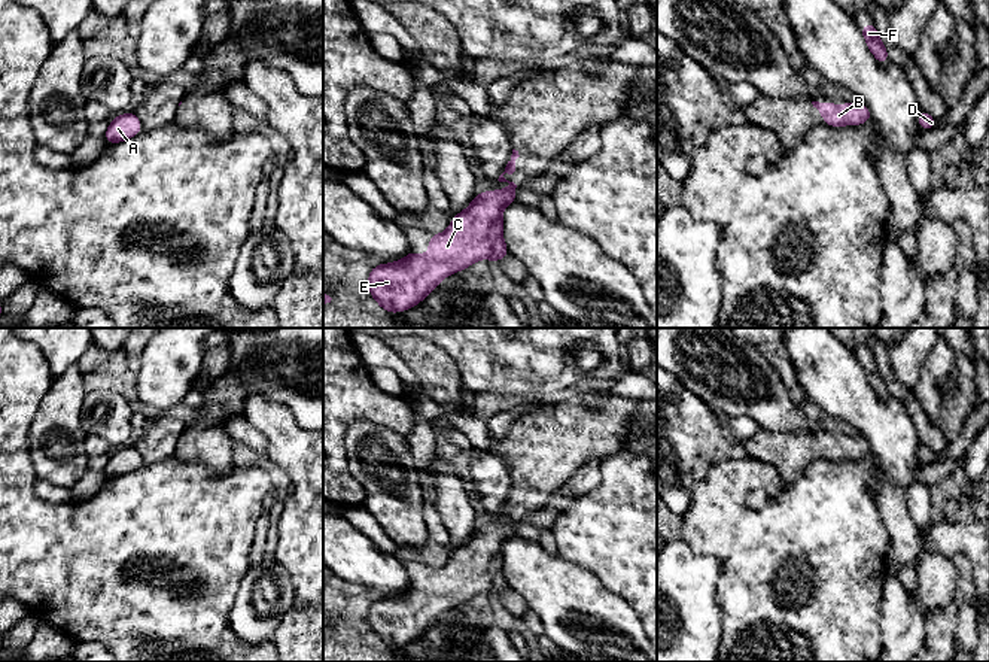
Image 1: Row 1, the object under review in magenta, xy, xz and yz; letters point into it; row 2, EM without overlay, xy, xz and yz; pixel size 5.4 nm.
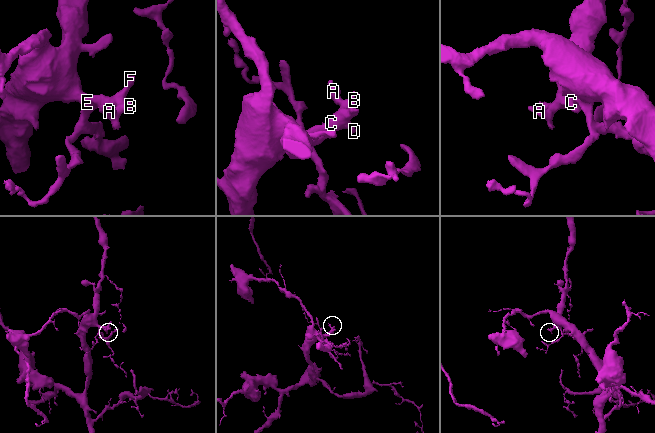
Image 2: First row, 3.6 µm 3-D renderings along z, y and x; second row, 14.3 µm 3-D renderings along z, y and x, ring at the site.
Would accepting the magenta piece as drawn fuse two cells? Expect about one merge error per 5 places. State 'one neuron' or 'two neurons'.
one neuron

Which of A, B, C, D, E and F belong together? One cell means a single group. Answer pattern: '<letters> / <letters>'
A B C D E F

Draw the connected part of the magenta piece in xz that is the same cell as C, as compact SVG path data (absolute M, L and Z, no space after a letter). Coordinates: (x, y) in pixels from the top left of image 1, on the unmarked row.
M512 483L511 494L499 516L508 516L505 525L475 528L471 540L457 547L448 564L429 571L429 589L411 584L404 593L375 599L368 610L368 625L381 643L390 647L405 646L436 622L447 610L465 604L481 592L500 595L508 590L502 571L502 544L517 535L514 516L503 511L515 505L518 485Z

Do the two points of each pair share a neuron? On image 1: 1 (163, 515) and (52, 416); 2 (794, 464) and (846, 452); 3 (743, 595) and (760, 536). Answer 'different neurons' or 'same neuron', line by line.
1: different neurons
2: same neuron
3: same neuron

